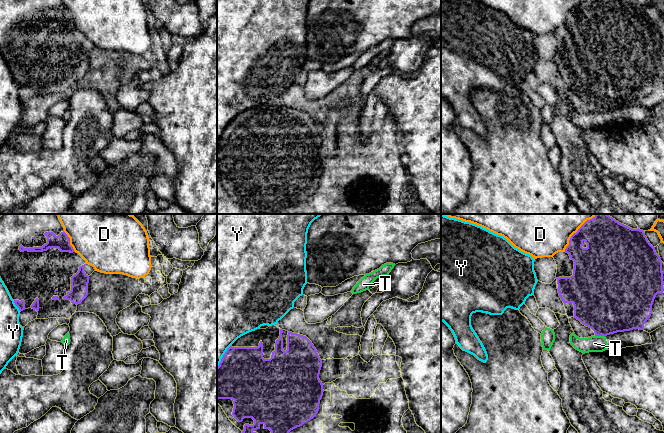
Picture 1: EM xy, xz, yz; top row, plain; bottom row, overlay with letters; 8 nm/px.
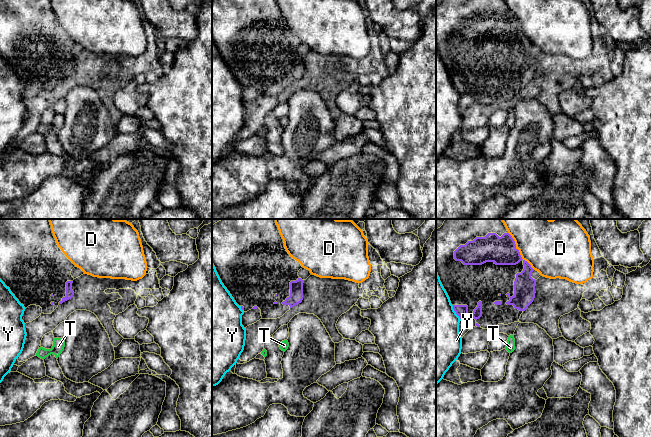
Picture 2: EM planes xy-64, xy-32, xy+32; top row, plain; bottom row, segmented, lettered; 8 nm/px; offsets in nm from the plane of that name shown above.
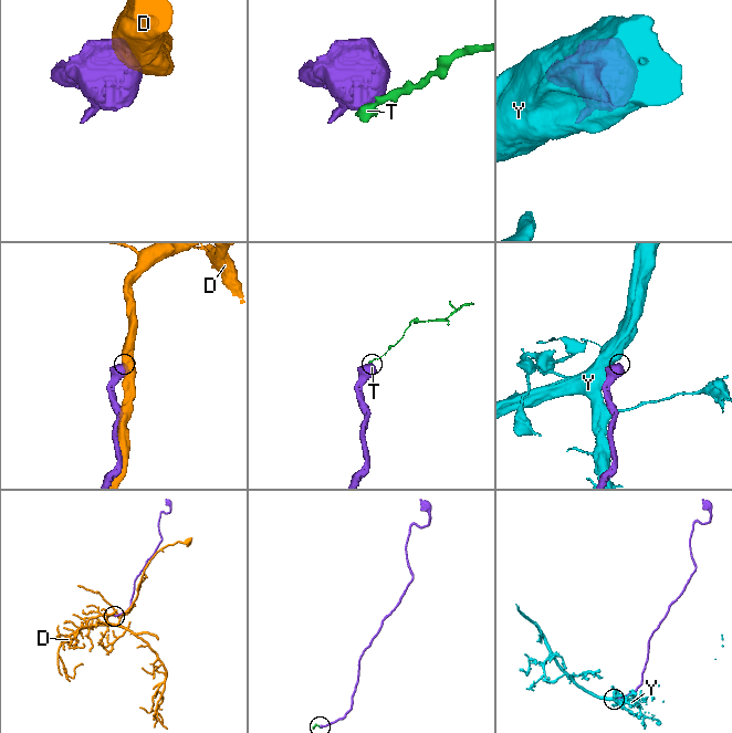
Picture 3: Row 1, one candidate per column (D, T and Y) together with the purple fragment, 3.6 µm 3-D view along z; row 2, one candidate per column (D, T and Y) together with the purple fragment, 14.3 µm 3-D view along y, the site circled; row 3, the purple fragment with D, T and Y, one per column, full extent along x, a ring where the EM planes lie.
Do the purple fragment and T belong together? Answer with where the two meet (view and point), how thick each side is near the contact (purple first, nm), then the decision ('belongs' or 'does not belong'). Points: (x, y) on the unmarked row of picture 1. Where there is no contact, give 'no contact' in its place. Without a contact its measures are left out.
meets purple in yz at (600, 111); 460 nm thick on the purple side, 130 nm on the other; does not belong

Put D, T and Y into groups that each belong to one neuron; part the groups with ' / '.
D / T / Y

